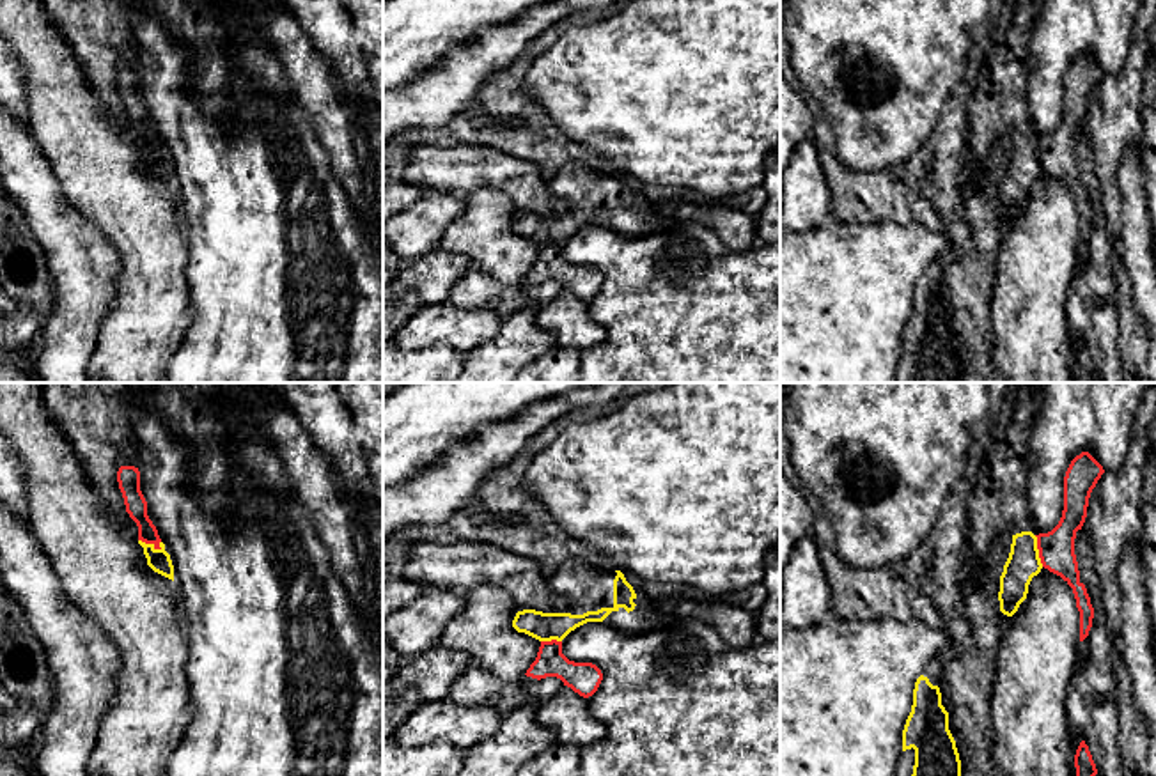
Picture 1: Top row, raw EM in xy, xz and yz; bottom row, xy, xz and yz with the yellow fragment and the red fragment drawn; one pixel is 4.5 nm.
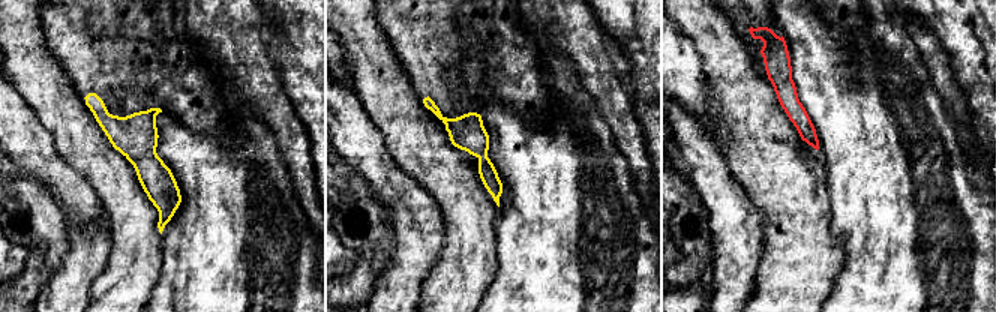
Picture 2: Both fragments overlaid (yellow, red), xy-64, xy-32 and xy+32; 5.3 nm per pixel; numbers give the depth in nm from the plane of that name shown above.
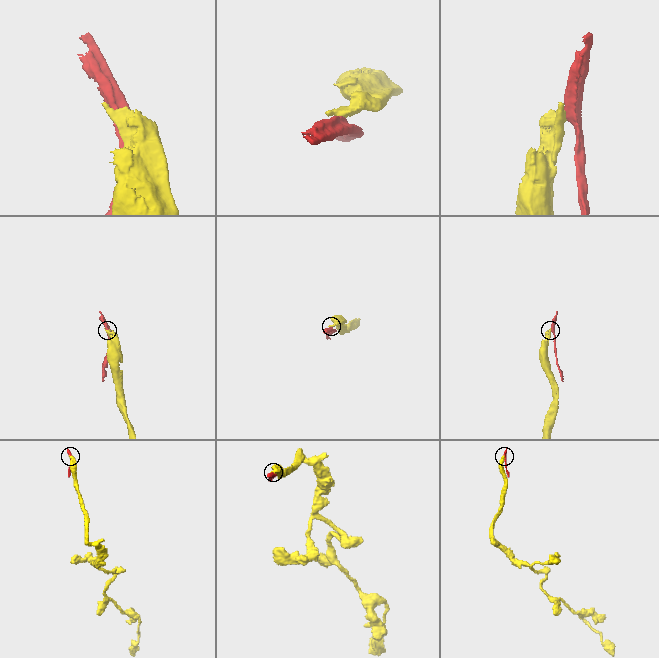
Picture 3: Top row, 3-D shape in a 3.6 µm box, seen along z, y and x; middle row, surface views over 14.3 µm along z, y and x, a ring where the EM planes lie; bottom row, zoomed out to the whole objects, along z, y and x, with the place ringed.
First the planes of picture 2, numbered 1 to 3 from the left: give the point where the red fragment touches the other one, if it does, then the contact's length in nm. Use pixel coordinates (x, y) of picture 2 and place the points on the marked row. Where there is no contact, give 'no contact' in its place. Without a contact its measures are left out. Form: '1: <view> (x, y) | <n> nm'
1: no contact
2: no contact
3: no contact

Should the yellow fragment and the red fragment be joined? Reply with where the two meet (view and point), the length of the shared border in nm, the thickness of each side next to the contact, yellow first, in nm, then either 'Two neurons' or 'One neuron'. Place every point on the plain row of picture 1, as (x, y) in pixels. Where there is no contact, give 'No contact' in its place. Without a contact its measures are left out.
Touches yellow at xy (151, 147). Shared border 120 nm. Thickness 100 nm (yellow) against 100 nm. Two neurons

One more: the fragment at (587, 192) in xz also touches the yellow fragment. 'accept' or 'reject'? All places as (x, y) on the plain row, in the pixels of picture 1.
accept

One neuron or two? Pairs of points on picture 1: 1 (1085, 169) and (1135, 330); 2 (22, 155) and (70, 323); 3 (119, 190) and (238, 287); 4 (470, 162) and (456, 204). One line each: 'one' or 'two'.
1: two
2: one
3: two
4: two

